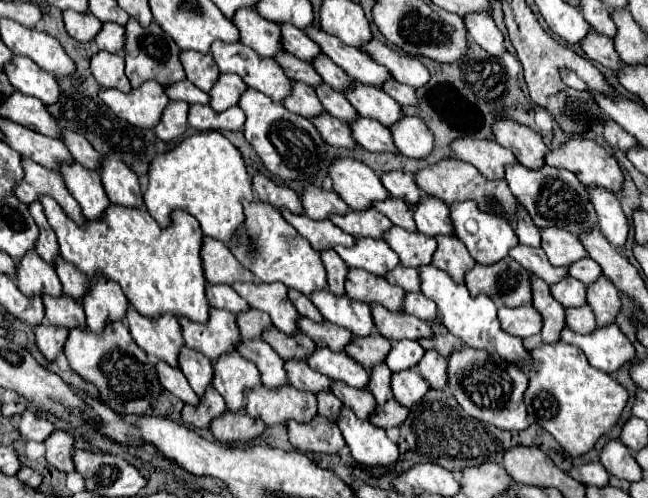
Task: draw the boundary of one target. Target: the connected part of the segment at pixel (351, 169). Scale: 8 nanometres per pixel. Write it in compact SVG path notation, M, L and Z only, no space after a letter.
M341 158L329 166L333 190L349 204L351 210L369 210L373 202L387 200L389 192L383 188L375 172L359 160Z

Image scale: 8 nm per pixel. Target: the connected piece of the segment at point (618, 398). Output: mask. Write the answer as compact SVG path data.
M563 340L557 344L541 344L539 348L531 350L531 358L535 358L535 374L529 376L529 388L525 392L525 404L527 404L529 416L535 422L539 422L547 432L551 432L569 456L579 458L579 456L587 454L597 444L597 440L603 434L611 432L613 426L619 422L623 408L629 400L629 392L609 374L595 370L579 348L575 348Z

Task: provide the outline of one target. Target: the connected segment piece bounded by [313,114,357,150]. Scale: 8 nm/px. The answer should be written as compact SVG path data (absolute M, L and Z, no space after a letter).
M327 114L327 118L315 118L313 120L315 128L319 130L321 138L337 148L347 148L347 150L355 150L357 142L351 134L351 128L343 122L339 122L337 118L333 118L331 114Z

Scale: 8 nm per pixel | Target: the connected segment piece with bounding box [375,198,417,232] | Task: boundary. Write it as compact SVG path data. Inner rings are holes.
M389 198L387 202L377 202L375 208L385 214L395 226L407 230L407 232L417 232L415 220L413 220L413 208L407 206L405 202L399 202L397 198Z

